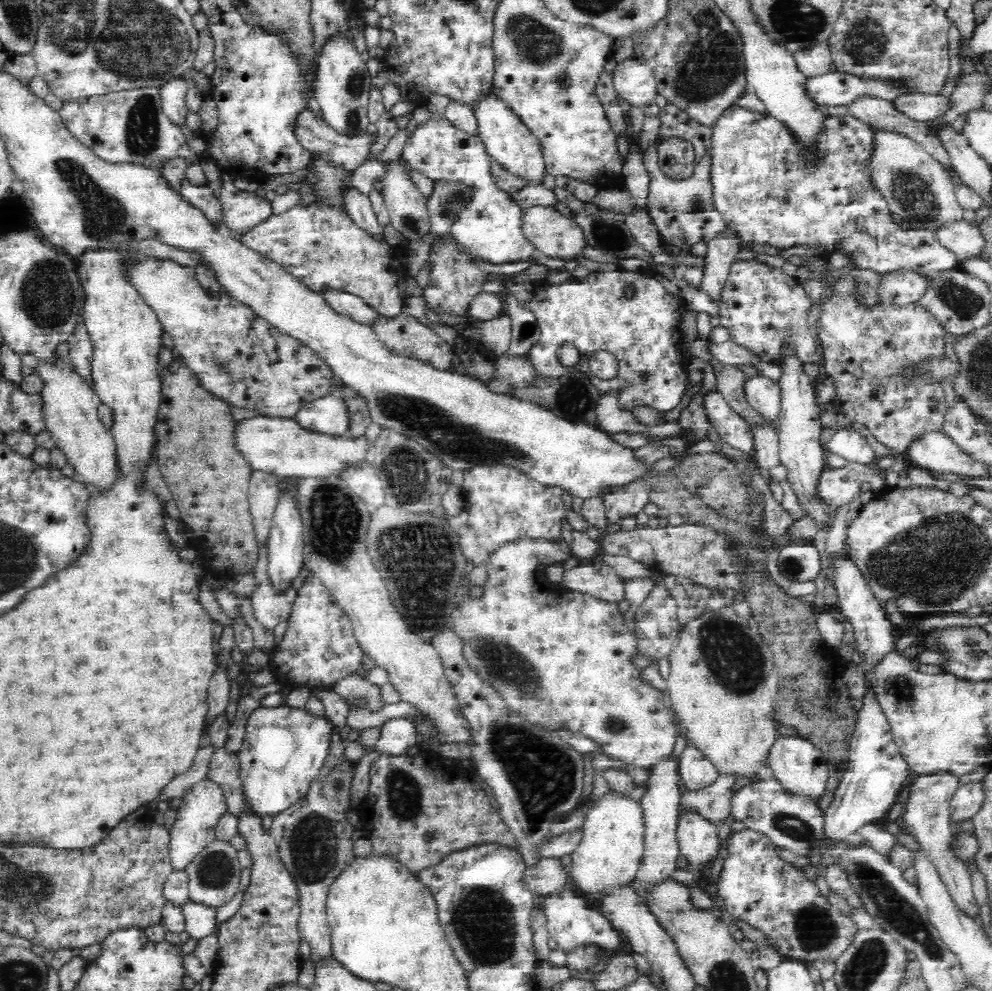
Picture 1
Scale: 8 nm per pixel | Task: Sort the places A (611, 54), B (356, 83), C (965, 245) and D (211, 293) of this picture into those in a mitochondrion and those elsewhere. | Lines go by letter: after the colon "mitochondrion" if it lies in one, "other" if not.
A: other
B: mitochondrion
C: other
D: other

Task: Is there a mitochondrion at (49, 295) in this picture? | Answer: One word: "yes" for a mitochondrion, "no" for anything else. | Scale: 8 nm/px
yes

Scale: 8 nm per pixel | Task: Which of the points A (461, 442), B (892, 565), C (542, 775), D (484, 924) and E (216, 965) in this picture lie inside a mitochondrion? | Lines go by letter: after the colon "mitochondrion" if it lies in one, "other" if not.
A: mitochondrion
B: mitochondrion
C: mitochondrion
D: mitochondrion
E: other

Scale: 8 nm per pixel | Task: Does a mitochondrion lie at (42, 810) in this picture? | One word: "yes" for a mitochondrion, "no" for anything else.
no

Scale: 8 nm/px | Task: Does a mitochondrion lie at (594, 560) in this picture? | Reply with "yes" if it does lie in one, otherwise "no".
no

